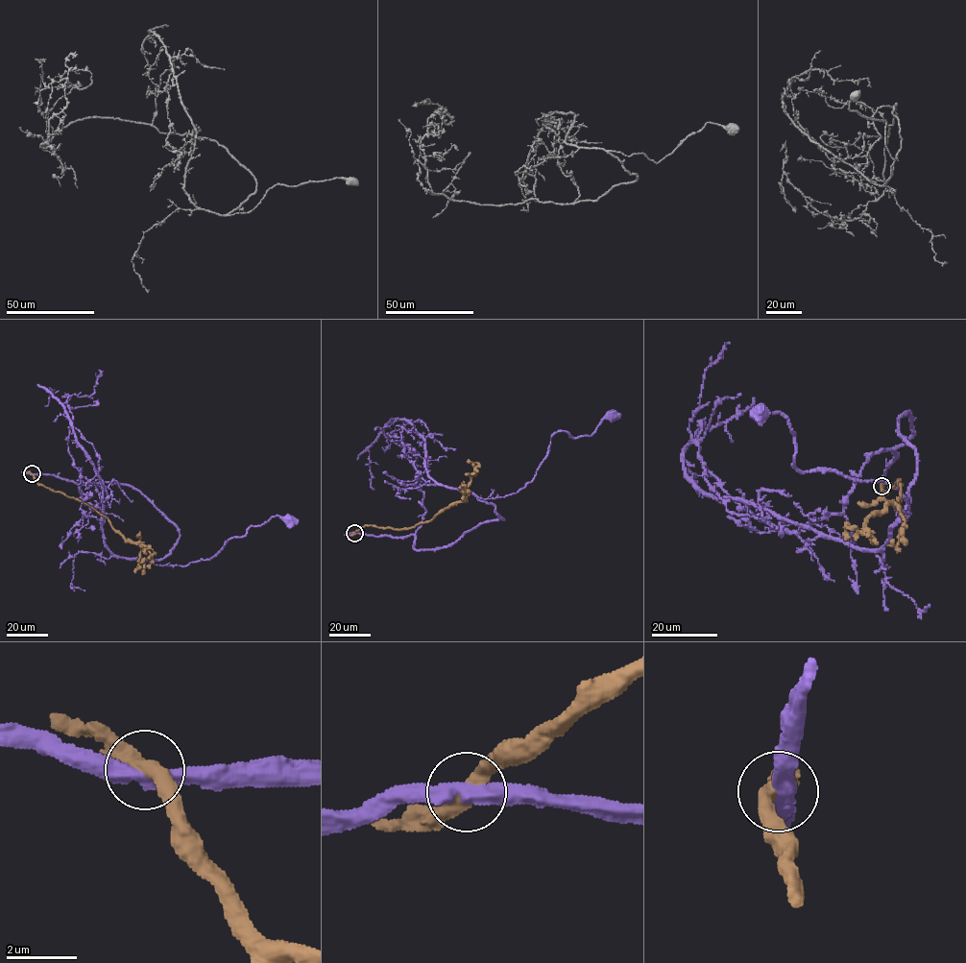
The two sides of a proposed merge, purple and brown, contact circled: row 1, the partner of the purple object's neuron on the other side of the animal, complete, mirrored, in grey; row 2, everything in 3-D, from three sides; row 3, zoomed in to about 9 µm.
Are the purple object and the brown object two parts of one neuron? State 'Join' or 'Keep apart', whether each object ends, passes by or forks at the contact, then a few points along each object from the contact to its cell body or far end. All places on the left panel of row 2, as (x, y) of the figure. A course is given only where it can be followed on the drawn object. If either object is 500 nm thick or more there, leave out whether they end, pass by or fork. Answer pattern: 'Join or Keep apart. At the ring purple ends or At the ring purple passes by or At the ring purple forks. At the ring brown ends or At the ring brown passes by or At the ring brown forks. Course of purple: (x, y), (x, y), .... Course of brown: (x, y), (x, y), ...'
Keep apart. At the ring purple passes by. At the ring brown passes by. Course of purple: (32, 474), (139, 492), (179, 534), (171, 553), (149, 561), (158, 565), (209, 559), (251, 526), (288, 520). Course of brown: (32, 474), (38, 484), (84, 501), (126, 540), (142, 543), (150, 556), (154, 553), (148, 548), (146, 553)

